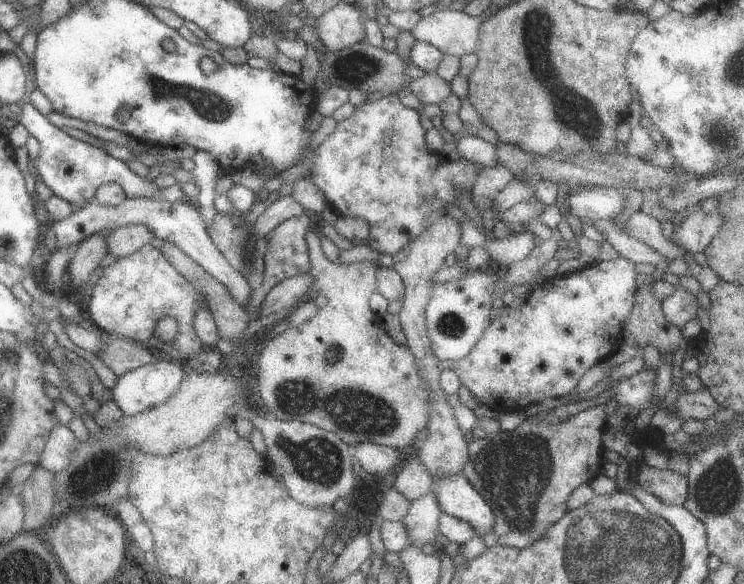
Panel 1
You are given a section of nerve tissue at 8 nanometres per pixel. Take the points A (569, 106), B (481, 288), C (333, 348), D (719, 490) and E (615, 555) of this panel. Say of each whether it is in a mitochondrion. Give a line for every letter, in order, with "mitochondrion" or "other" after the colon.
A: mitochondrion
B: other
C: mitochondrion
D: mitochondrion
E: mitochondrion

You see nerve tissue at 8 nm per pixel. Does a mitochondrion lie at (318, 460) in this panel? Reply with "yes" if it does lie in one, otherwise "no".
yes

